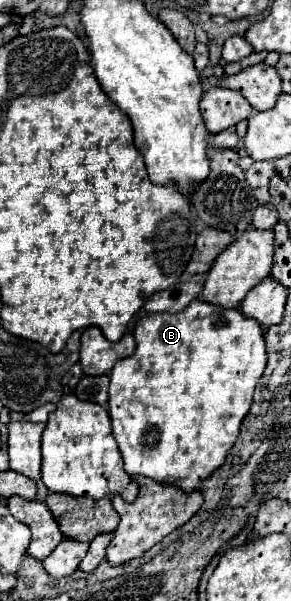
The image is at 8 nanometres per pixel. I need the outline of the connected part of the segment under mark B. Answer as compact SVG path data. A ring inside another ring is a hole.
M193 300L189 304L189 308L185 308L183 312L177 314L147 314L143 316L137 326L135 326L135 354L129 356L127 360L119 360L119 364L115 364L115 368L111 370L111 386L109 386L109 416L111 416L111 424L113 424L113 436L119 444L121 456L123 456L123 464L125 464L125 472L127 474L141 474L141 476L149 476L157 482L167 482L171 486L181 488L183 492L193 492L199 488L199 484L209 478L219 466L225 464L225 458L229 454L229 450L233 448L237 436L239 436L239 428L243 418L249 414L249 408L253 404L253 390L265 370L267 364L267 354L265 354L265 340L263 340L263 332L261 326L255 324L255 320L245 318L239 310L223 310L223 308L215 308L213 304L207 304L203 300Z

